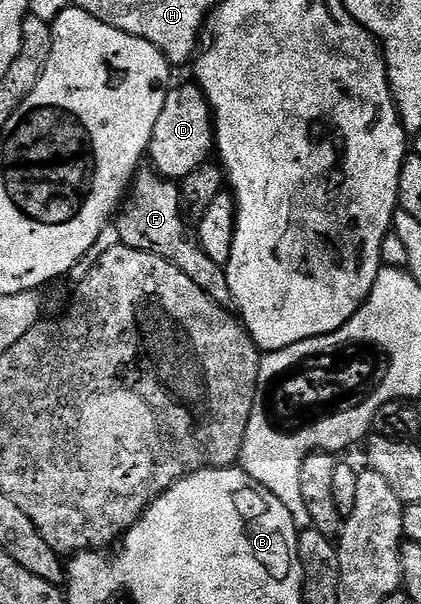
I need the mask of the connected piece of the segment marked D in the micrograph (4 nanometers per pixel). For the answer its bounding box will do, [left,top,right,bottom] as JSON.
[150,82,214,181]

